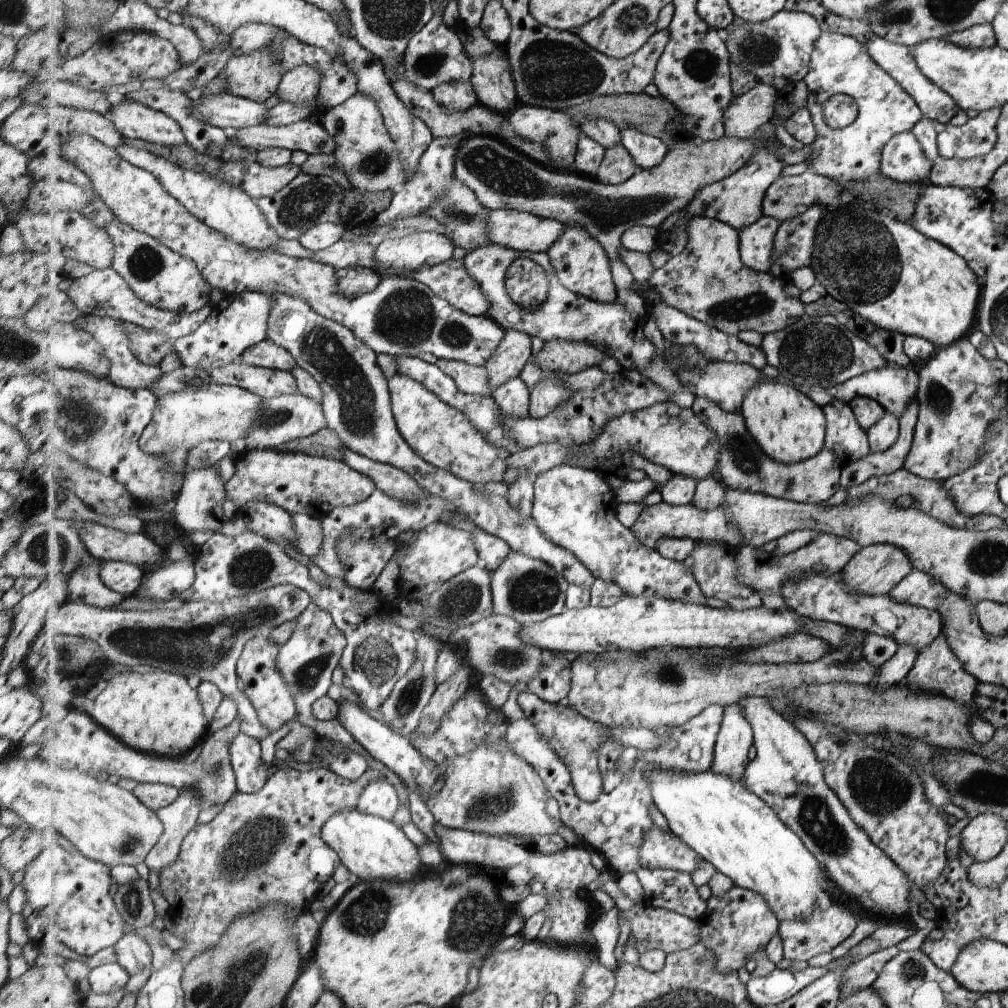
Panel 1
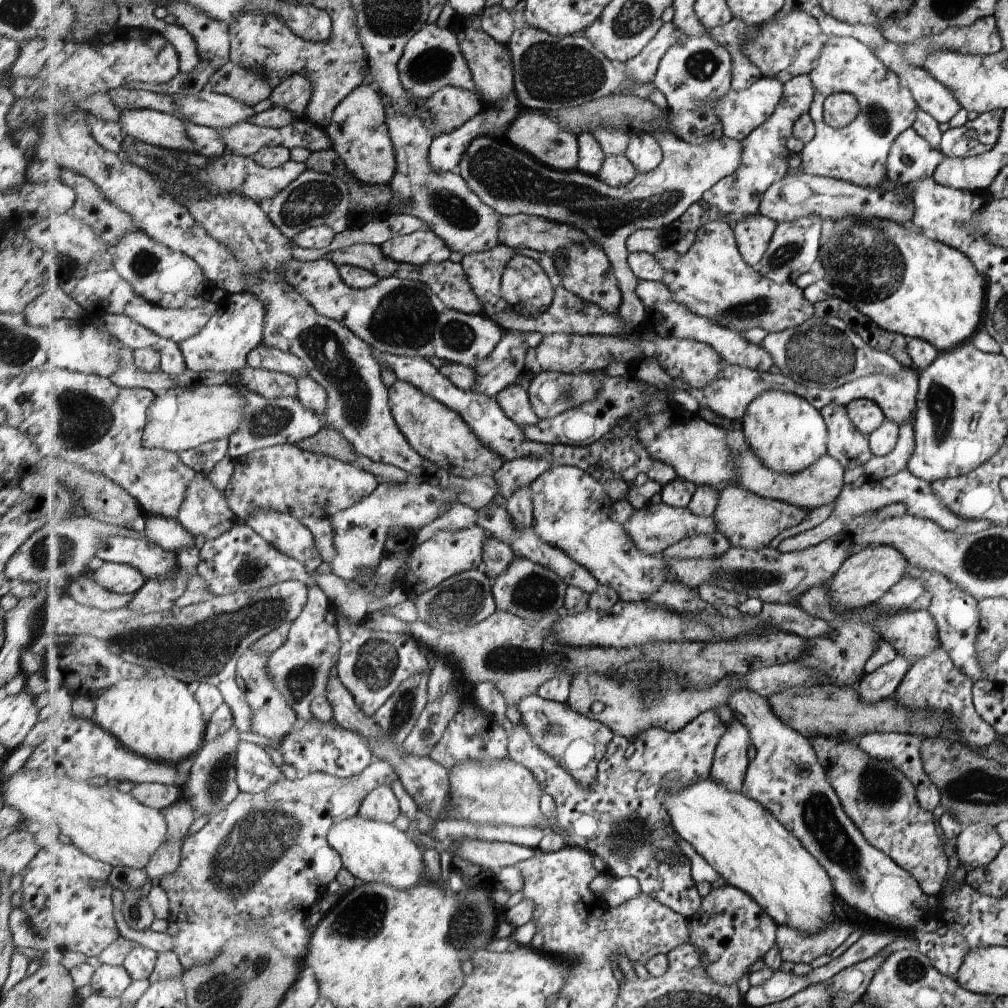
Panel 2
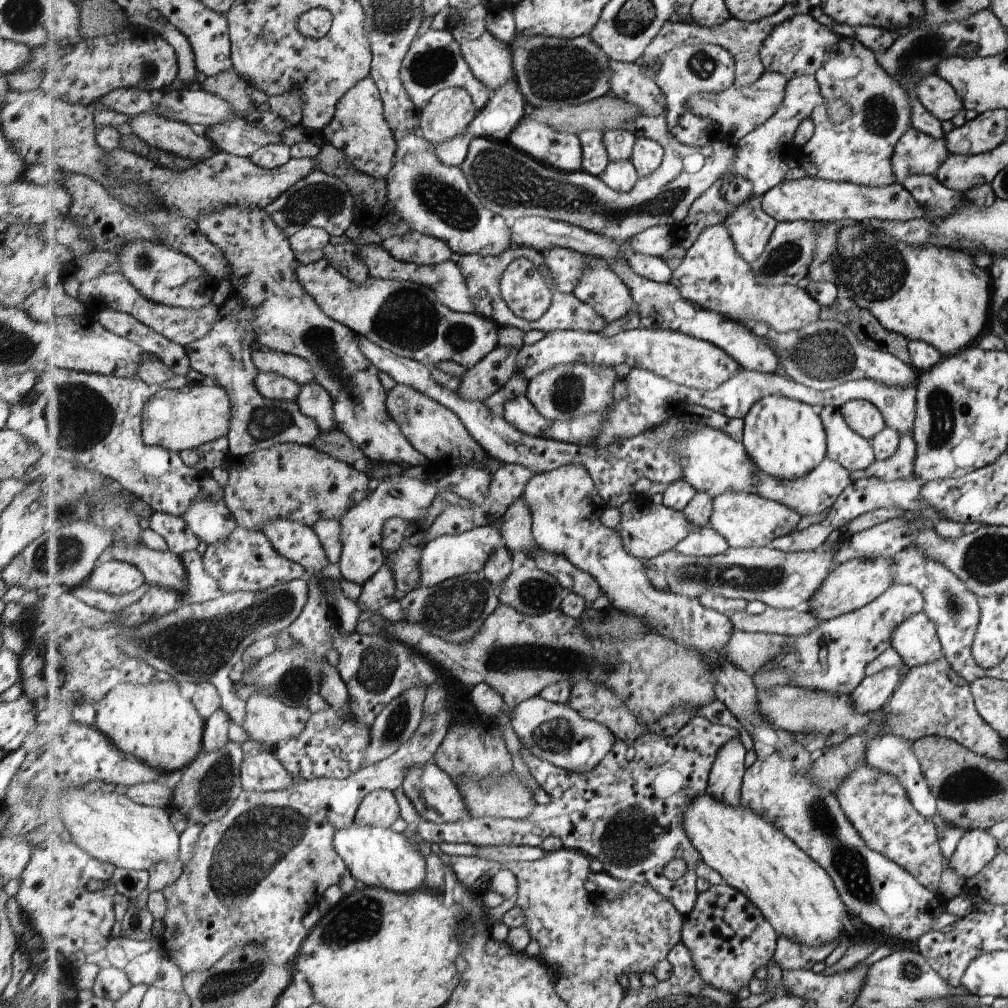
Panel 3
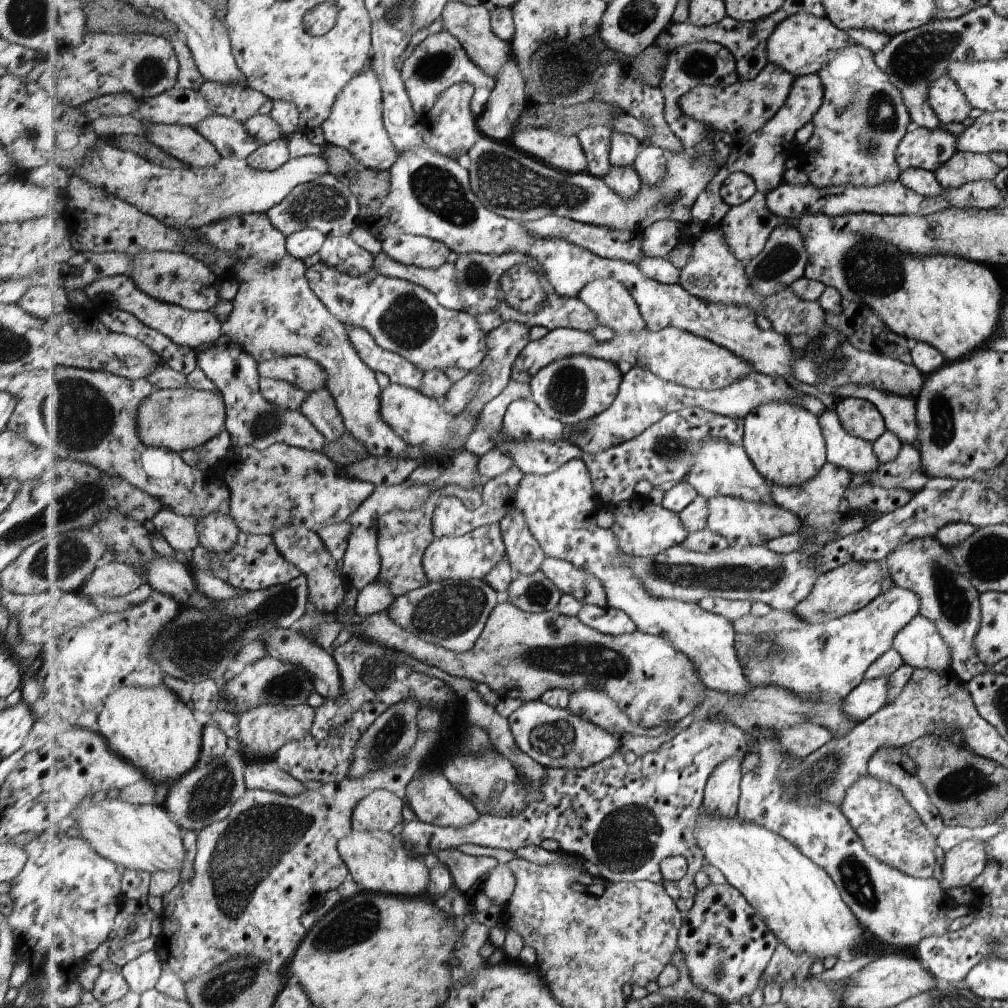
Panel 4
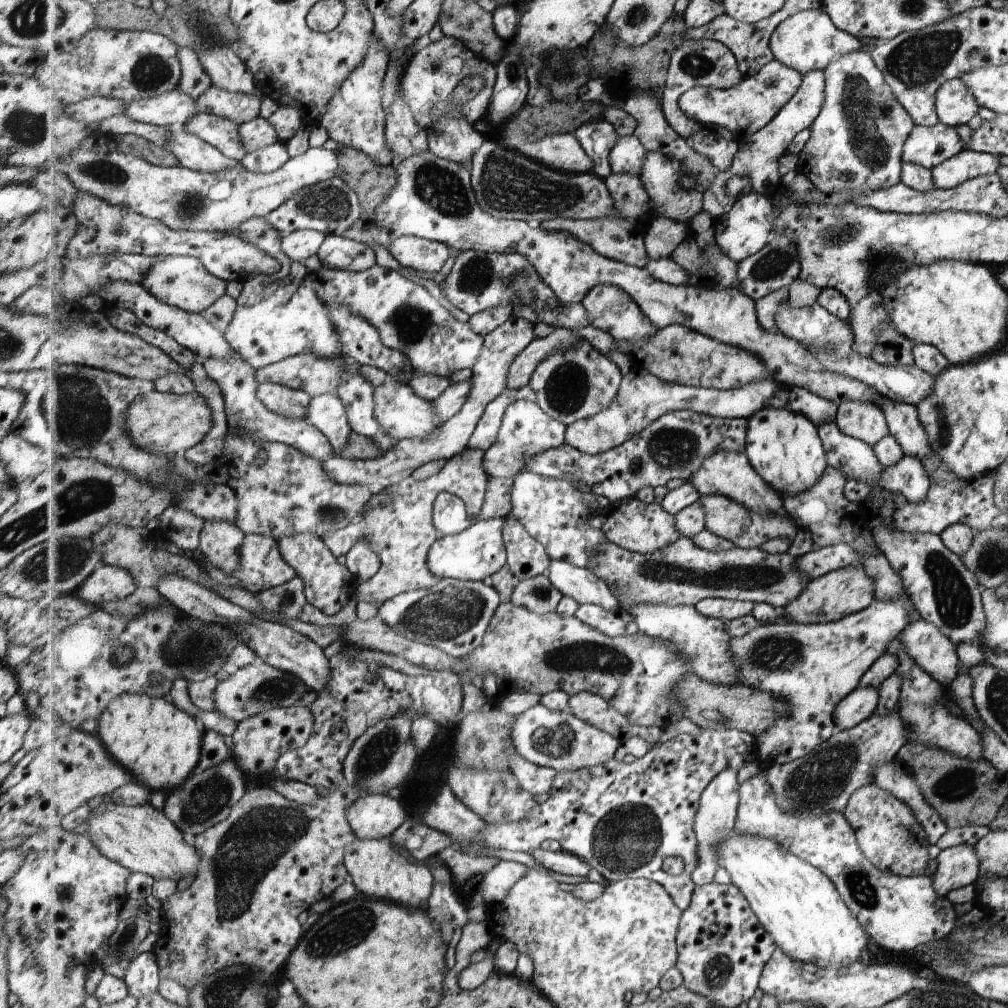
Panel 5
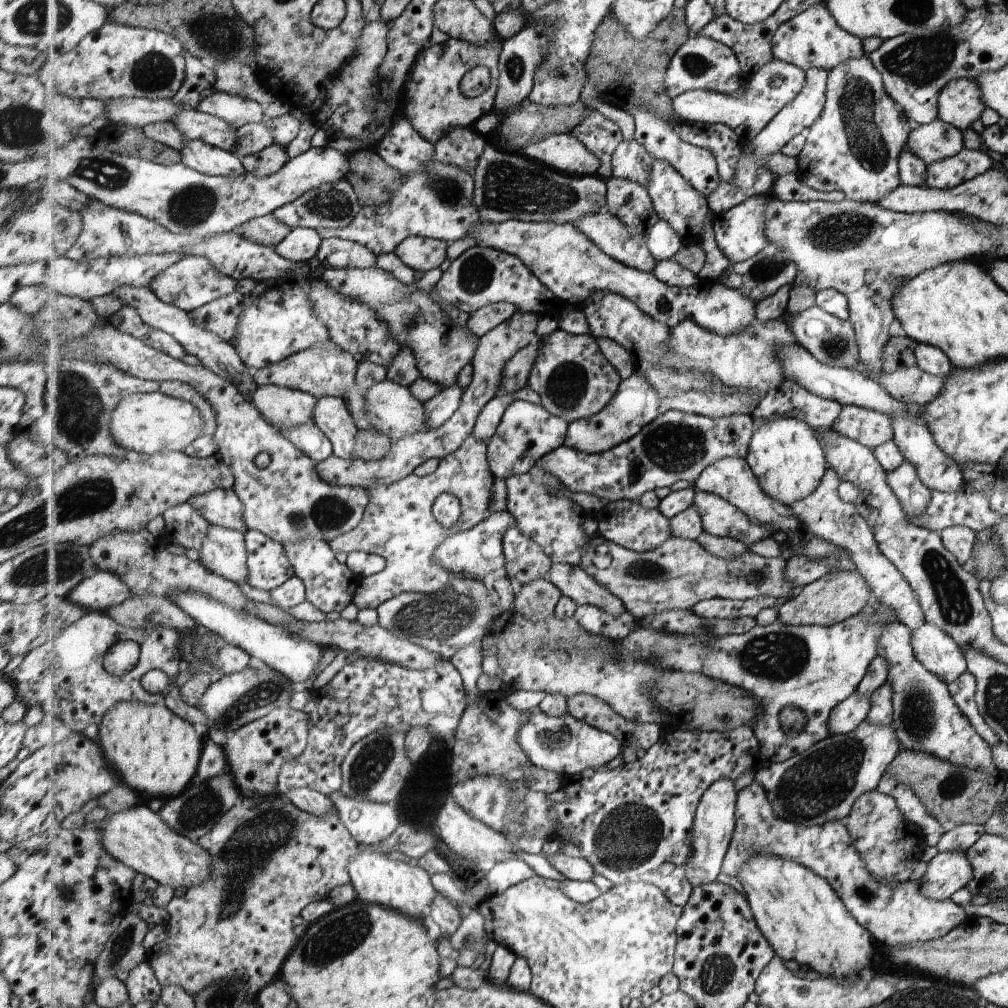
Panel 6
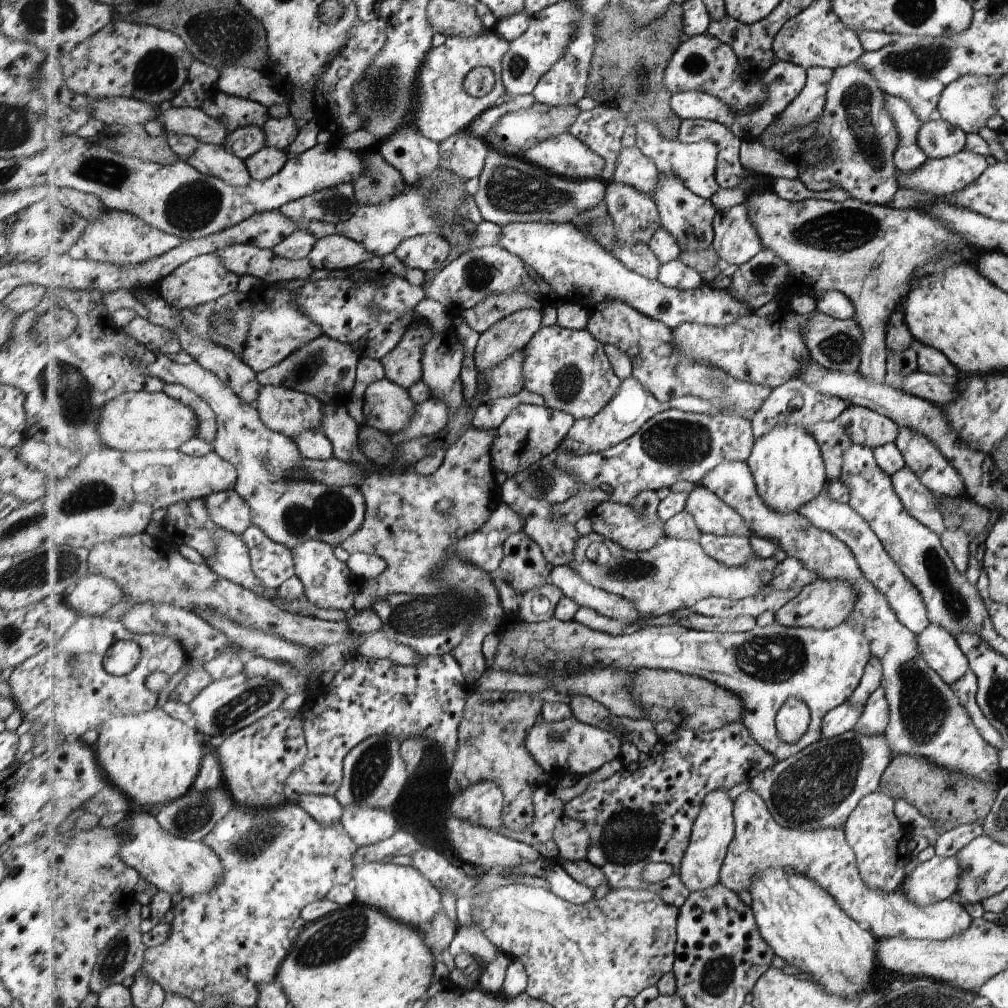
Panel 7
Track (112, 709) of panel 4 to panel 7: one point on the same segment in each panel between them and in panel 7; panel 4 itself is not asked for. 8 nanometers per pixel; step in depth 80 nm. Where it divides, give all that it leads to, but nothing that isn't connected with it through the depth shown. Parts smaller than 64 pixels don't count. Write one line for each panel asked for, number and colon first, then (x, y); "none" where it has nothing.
5: (160, 744)
6: (157, 753)
7: (154, 758)

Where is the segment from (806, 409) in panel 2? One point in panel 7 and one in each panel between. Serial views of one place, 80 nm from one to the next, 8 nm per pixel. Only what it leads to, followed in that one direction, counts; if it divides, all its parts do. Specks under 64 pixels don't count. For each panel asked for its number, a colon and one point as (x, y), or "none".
3: (787, 438)
4: (787, 444)
5: (785, 448)
6: (786, 455)
7: (789, 469)

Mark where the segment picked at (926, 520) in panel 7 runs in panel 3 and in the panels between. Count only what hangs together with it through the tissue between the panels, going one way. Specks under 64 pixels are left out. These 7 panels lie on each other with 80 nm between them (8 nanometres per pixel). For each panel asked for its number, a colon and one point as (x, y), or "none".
3: (900, 466)
4: (905, 471)
5: (907, 478)
6: (914, 496)

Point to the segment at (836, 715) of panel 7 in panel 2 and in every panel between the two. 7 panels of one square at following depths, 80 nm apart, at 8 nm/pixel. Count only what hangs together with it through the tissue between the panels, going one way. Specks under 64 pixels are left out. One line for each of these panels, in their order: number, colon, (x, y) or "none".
2: (874, 687)
3: (874, 692)
4: (871, 695)
5: (861, 704)
6: (845, 717)

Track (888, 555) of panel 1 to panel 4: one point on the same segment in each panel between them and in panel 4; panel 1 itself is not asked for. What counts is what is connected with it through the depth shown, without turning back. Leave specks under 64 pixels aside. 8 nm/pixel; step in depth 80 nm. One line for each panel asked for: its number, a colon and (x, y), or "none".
2: (866, 577)
3: (853, 585)
4: (851, 587)

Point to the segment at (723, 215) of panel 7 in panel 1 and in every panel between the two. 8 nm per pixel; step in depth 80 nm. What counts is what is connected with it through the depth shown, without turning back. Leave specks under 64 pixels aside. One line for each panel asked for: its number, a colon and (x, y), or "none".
1: (757, 243)
2: (754, 235)
3: (751, 228)
4: (748, 226)
5: (746, 229)
6: (740, 233)

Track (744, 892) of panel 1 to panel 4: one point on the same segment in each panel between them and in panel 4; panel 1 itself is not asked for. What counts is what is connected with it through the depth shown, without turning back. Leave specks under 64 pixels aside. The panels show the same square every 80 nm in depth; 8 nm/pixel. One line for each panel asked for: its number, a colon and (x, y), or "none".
2: (732, 929)
3: (729, 938)
4: (728, 946)

